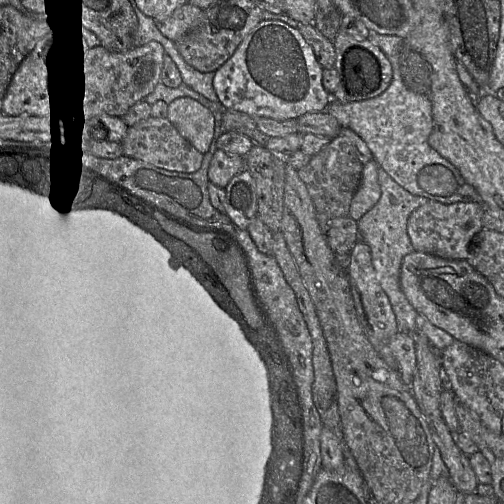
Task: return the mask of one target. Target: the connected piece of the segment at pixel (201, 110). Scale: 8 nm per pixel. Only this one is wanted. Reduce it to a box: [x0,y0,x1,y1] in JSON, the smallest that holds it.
[166,97,219,154]

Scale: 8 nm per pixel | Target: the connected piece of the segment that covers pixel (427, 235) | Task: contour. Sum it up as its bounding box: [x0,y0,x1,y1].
[407,201,484,260]

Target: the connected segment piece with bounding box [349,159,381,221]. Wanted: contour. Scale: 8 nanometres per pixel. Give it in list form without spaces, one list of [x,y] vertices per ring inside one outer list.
[[[372,159],[363,166],[359,187],[352,199],[349,216],[358,221],[365,213],[373,208],[381,197],[378,182],[378,163]]]

